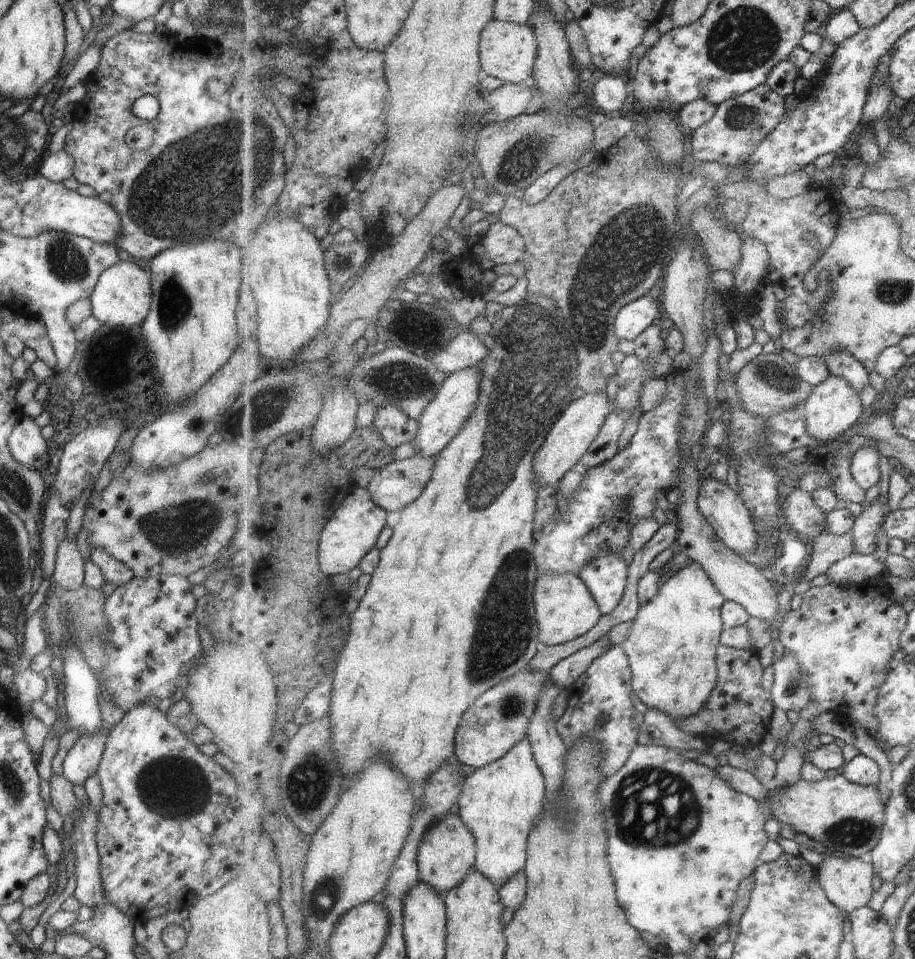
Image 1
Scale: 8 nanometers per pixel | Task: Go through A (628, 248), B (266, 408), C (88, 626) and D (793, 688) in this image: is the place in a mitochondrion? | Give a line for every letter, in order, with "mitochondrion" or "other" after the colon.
A: mitochondrion
B: mitochondrion
C: mitochondrion
D: mitochondrion

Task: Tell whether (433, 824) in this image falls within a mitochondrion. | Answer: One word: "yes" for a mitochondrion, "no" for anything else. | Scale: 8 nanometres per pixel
no

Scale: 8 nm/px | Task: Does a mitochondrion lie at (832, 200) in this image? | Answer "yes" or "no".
no

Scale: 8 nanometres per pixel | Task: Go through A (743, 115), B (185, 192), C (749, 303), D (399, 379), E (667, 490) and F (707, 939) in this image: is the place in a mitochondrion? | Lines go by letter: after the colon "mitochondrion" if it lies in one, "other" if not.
A: mitochondrion
B: mitochondrion
C: other
D: mitochondrion
E: other
F: other

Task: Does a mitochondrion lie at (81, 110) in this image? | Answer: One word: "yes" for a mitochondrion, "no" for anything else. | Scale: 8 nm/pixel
no

